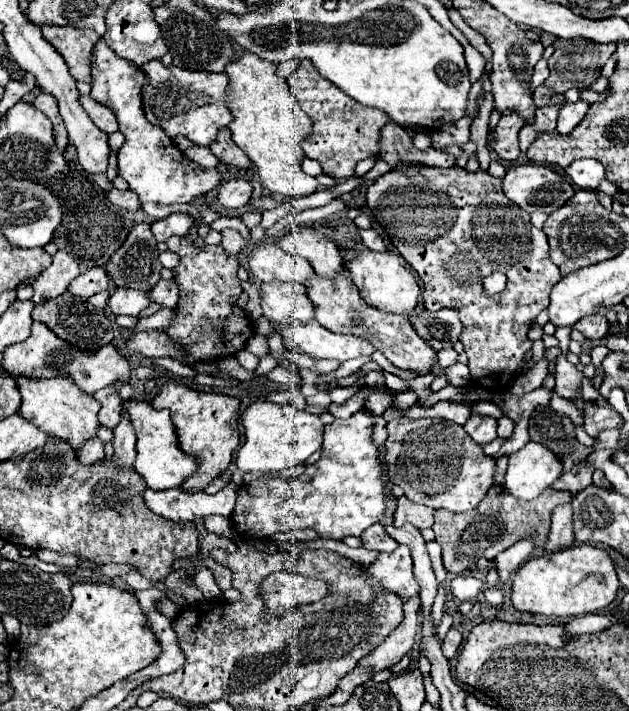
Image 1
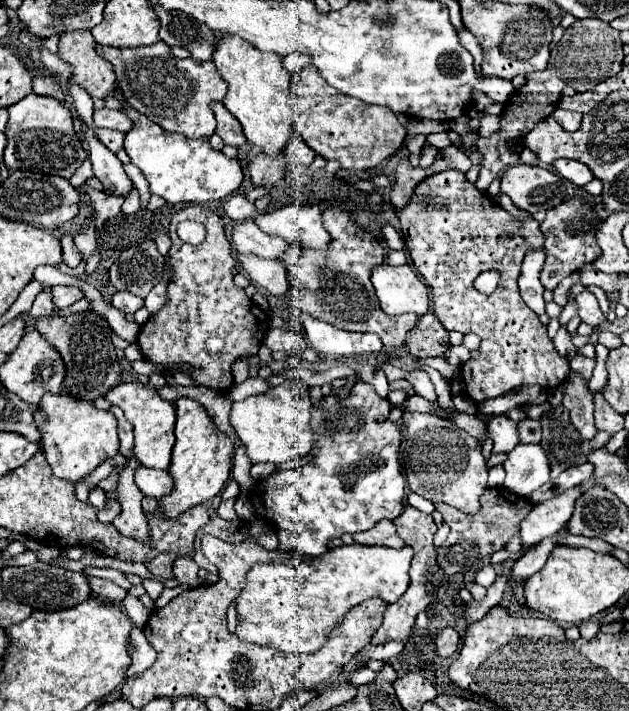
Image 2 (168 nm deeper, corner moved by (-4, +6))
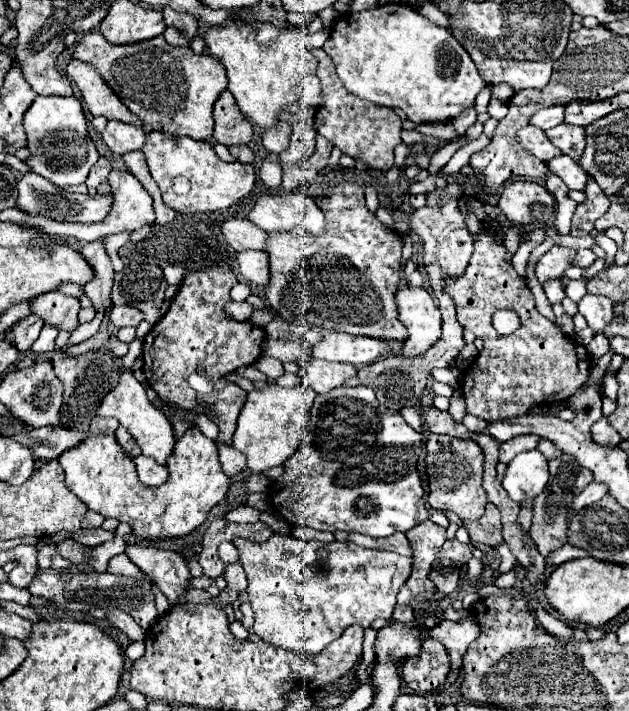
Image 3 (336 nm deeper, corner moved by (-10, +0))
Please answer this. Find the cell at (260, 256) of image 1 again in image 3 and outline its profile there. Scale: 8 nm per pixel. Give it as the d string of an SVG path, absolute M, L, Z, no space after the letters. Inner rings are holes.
M230 218L224 220L220 224L222 236L228 242L230 248L234 248L236 252L246 250L246 248L256 248L256 250L264 250L266 248L266 238L268 234L260 228L256 228L250 220L246 218Z

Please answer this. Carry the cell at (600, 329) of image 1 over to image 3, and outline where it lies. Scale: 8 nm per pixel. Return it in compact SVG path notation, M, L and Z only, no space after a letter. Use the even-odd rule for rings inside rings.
M586 294L580 302L578 302L578 312L588 320L588 326L592 330L604 330L610 320L612 320L612 300L608 300L606 296L592 296Z

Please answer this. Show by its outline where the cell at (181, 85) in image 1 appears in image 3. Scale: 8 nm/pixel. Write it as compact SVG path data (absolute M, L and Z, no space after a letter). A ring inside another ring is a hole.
M98 30L82 34L72 50L72 58L92 64L130 112L140 116L140 120L154 130L172 136L190 136L194 140L212 138L212 106L228 86L224 66L216 58L194 54L188 46L172 46L164 36L112 46Z

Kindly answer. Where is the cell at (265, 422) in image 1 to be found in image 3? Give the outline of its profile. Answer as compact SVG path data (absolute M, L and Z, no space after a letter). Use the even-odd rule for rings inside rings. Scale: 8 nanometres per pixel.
M304 382L294 388L282 388L278 384L266 384L264 388L252 388L246 396L244 408L238 416L238 428L234 432L232 446L246 456L246 466L252 472L264 472L272 466L282 466L300 446L298 430L304 430L310 420L310 408L316 392Z

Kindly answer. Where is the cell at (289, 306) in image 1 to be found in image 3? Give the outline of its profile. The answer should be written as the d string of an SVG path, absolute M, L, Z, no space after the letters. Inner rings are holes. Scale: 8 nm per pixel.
M244 250L236 254L240 274L248 282L256 286L266 286L270 278L270 268L268 268L268 256L262 250Z

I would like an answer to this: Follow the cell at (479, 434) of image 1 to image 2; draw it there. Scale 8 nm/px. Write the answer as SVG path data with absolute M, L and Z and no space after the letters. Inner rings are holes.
M492 414L486 420L488 436L494 442L494 452L510 452L518 444L516 422L510 420L506 414Z

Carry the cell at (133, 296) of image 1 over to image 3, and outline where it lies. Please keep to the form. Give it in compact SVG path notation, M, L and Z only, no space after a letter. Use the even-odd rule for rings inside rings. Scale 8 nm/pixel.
M112 306L110 314L108 314L110 322L116 326L116 328L124 328L124 326L138 326L144 316L140 310L132 308L132 306Z

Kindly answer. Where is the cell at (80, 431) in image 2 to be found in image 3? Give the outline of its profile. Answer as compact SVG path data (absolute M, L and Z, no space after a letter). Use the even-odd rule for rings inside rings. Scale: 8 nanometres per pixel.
M190 428L174 446L166 462L168 480L158 488L140 484L132 458L118 448L114 436L88 436L80 446L64 452L58 458L66 472L66 486L94 512L104 518L116 518L132 528L140 540L182 538L200 528L208 512L226 496L228 476L222 472L218 460L218 446L208 440L198 428Z

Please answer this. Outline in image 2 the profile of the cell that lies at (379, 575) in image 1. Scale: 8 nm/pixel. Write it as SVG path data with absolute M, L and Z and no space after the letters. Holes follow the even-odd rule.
M342 544L312 560L306 560L300 552L296 554L288 564L256 564L246 574L246 586L236 600L240 620L236 628L238 638L284 652L316 652L324 644L326 634L352 606L374 596L392 604L410 584L410 546L396 550L386 546Z

